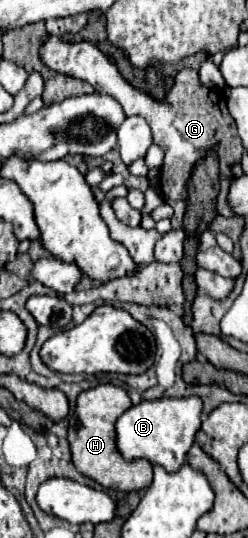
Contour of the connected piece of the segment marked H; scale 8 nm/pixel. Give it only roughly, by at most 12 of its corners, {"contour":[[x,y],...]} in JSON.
{"contour":[[100,384],[78,396],[68,442],[80,474],[102,488],[152,484],[148,460],[126,462],[114,424],[132,402]]}

